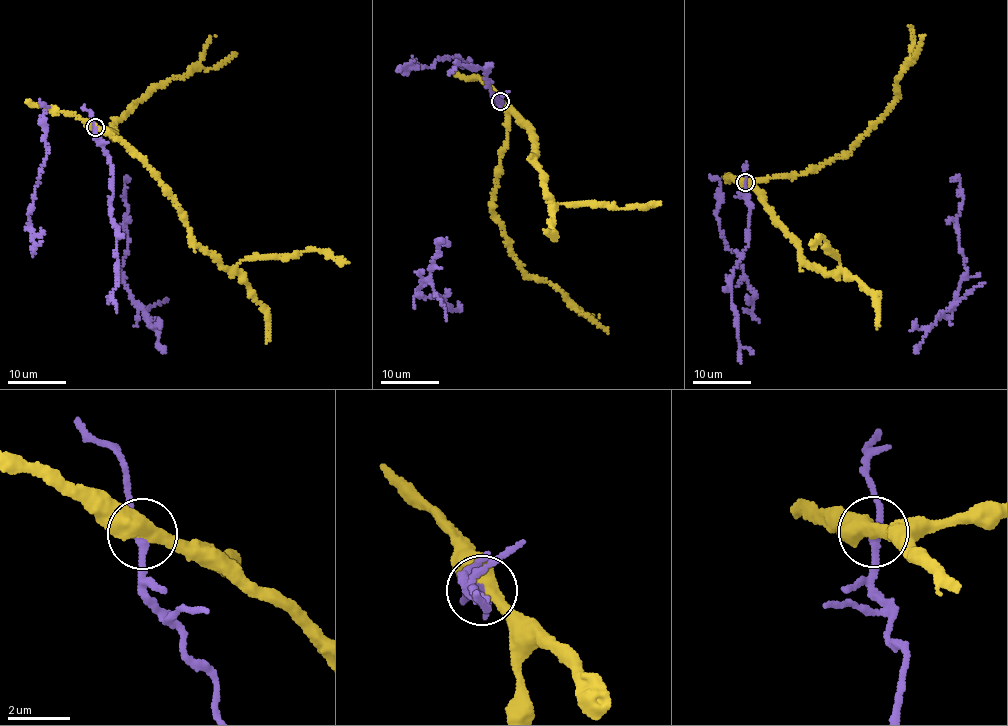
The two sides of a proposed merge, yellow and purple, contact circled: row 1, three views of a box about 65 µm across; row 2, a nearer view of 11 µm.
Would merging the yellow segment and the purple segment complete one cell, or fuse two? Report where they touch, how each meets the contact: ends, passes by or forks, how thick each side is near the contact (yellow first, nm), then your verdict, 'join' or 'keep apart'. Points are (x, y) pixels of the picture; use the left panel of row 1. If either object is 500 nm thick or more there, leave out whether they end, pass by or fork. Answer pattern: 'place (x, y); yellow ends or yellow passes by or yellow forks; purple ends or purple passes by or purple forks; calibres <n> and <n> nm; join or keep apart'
place (95, 127); calibres 500 and 260 nm; keep apart

